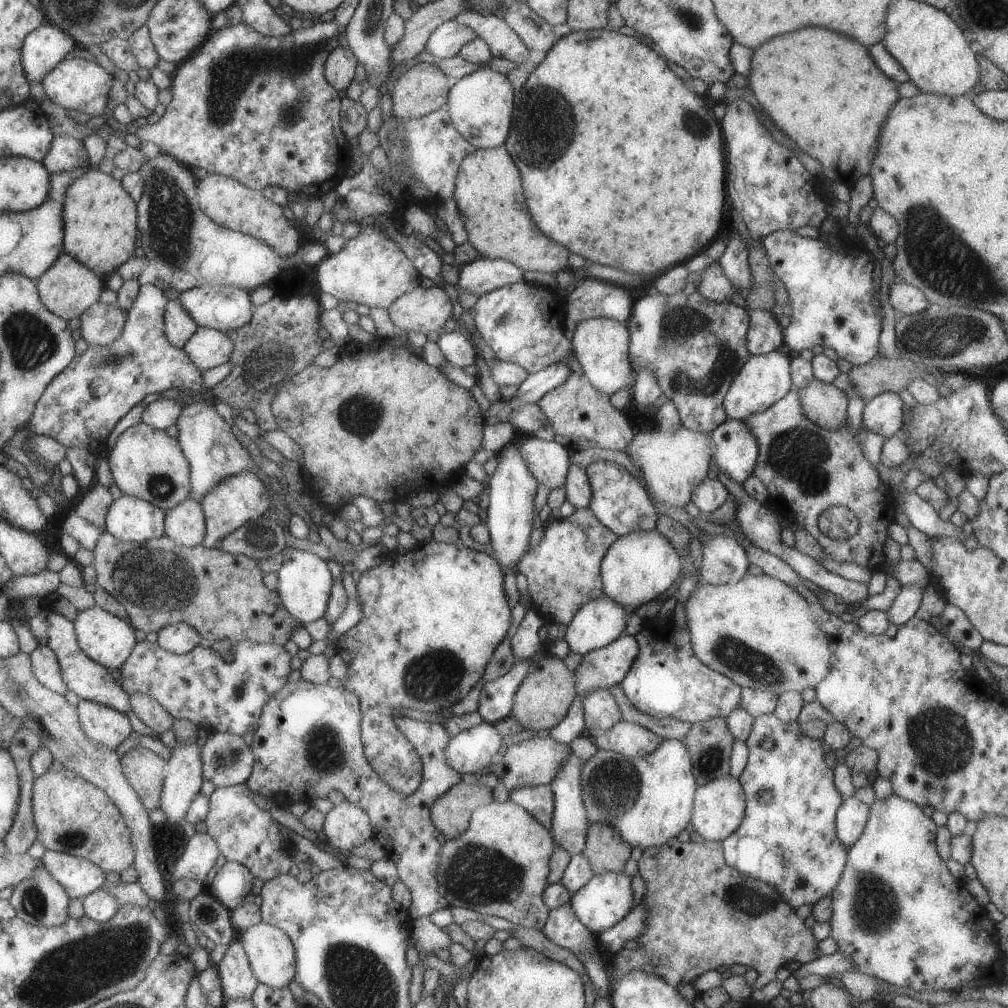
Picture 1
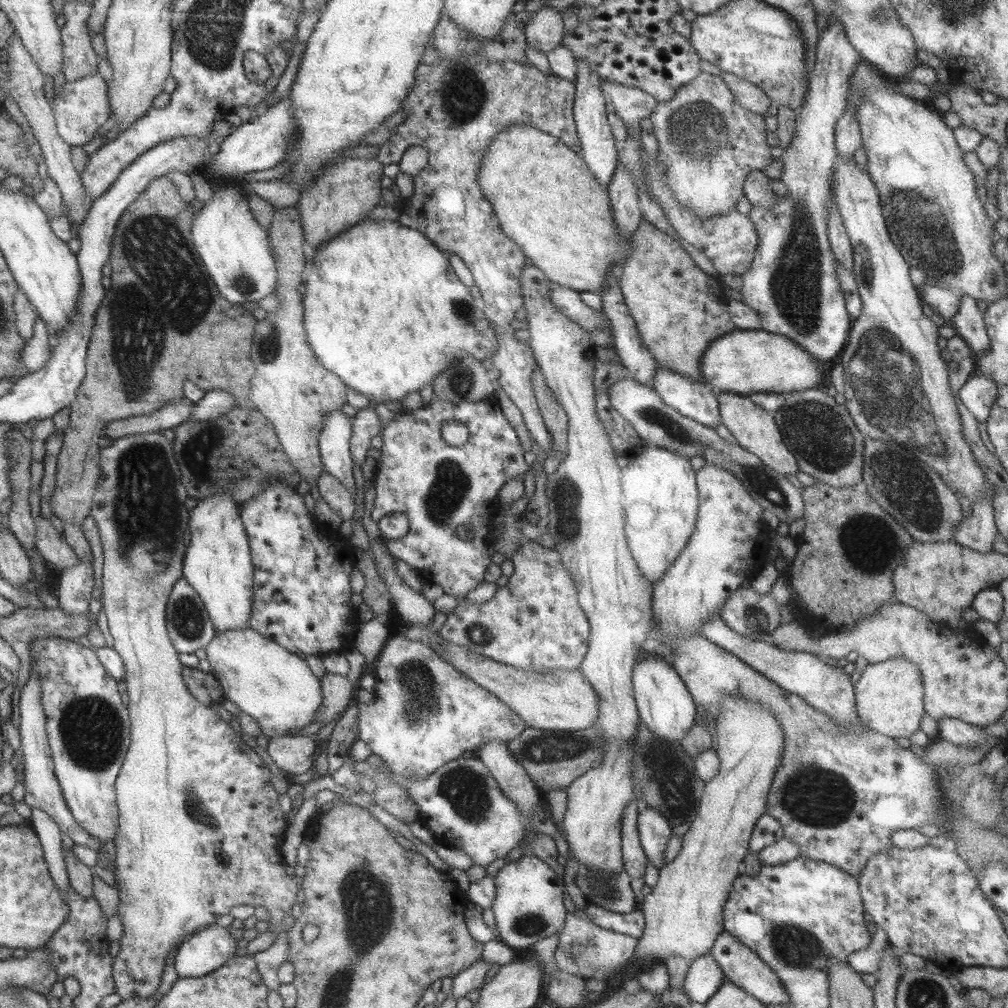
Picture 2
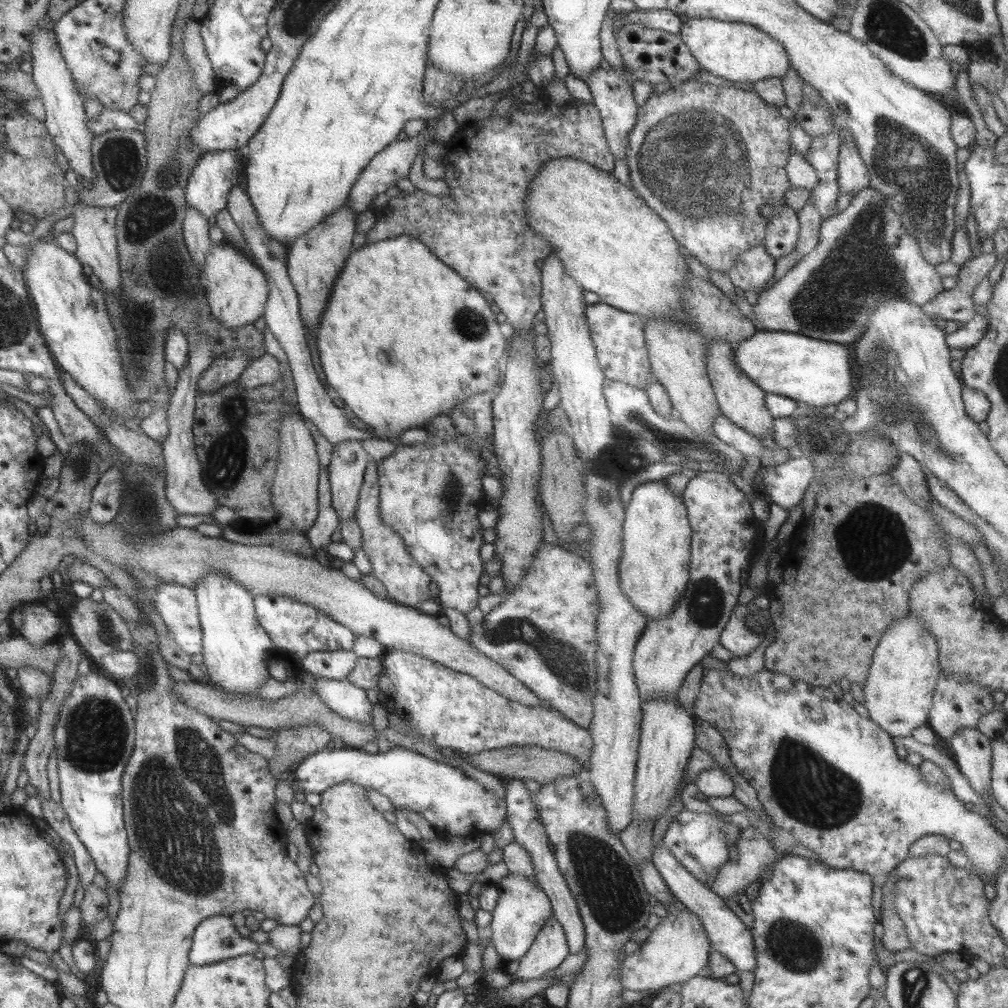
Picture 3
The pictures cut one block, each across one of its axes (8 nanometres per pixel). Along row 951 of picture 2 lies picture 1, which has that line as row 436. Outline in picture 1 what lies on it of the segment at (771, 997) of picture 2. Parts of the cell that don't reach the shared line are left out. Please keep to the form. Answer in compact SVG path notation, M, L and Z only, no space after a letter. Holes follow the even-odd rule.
M726 419L710 434L712 462L730 480L741 485L750 475L758 456L756 440L742 420Z

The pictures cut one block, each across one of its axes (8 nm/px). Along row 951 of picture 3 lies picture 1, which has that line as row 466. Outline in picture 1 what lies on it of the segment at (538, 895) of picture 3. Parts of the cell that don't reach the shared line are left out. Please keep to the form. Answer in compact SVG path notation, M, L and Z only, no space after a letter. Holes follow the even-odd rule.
M517 435L496 454L497 467L488 481L489 505L484 513L486 528L489 531L489 543L492 553L496 555L497 565L505 574L509 568L516 567L519 558L529 548L529 534L534 530L532 526L533 504L538 483L527 469L520 456L520 442L525 435Z

